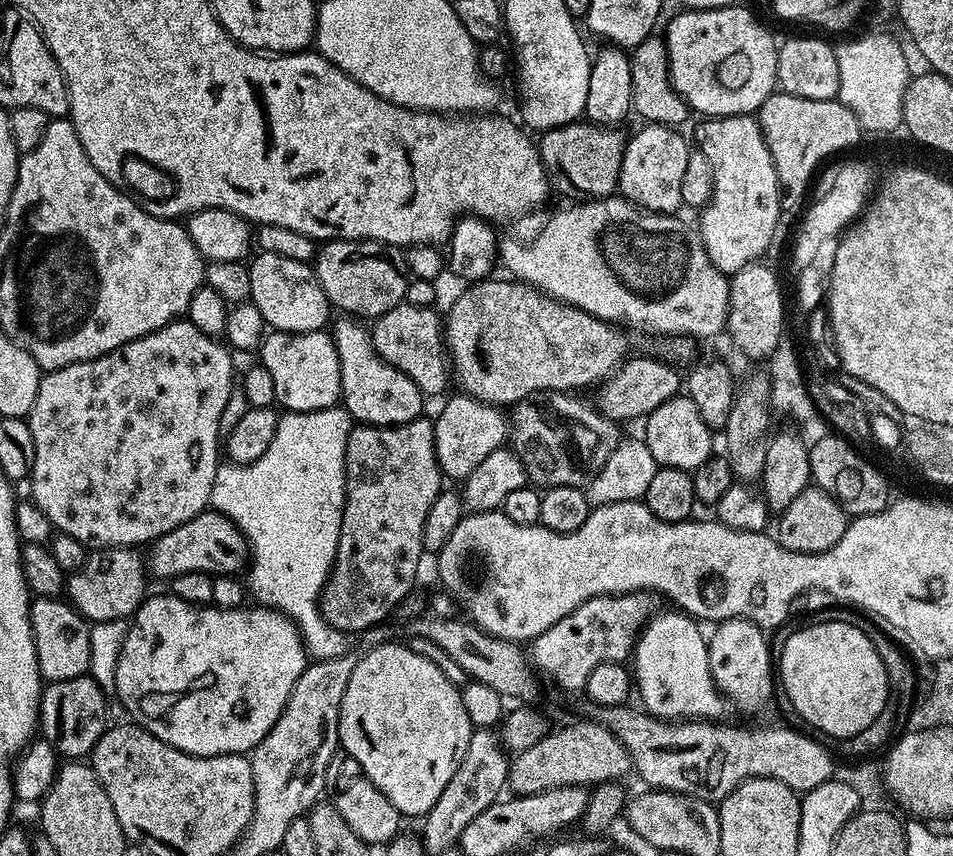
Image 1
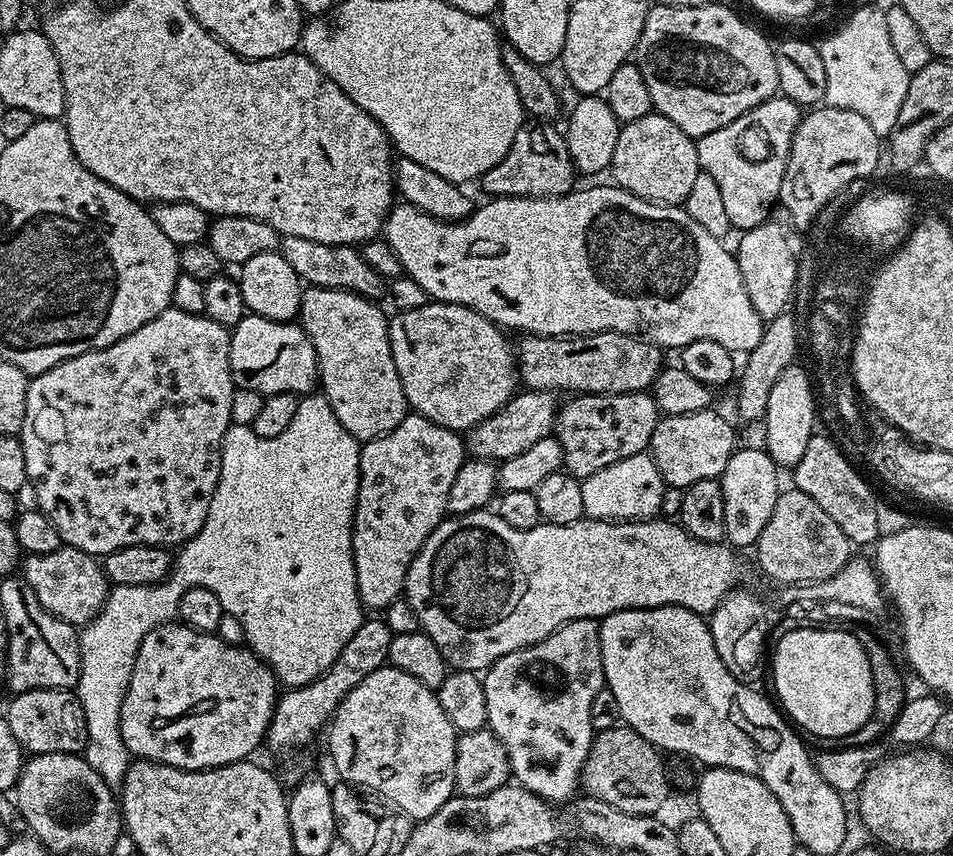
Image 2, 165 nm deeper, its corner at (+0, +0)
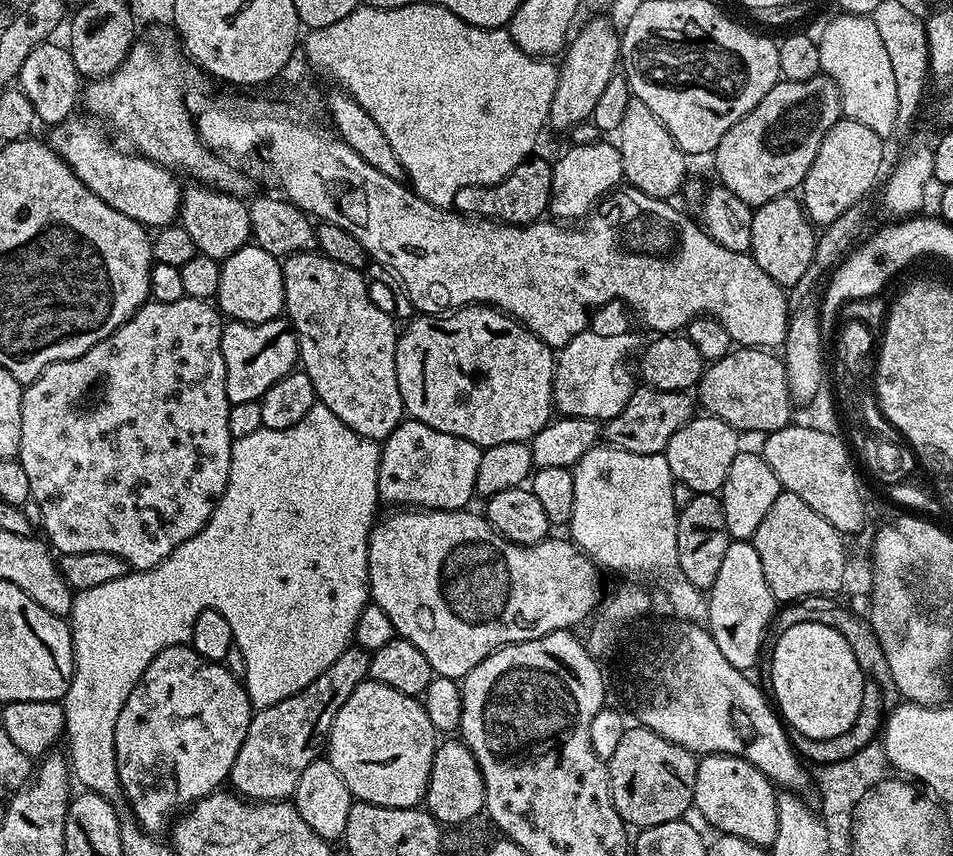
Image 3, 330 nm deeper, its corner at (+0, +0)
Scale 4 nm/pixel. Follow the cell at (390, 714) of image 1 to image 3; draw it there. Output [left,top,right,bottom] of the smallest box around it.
[326,678,437,808]

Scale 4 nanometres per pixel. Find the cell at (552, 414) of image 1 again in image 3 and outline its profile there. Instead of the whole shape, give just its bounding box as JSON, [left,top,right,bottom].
[602,386,694,454]

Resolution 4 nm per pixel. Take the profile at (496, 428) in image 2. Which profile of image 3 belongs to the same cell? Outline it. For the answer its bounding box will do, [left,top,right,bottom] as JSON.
[552,330,637,422]

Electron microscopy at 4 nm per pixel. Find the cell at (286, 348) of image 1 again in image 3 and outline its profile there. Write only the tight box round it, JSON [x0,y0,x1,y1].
[222,318,300,405]

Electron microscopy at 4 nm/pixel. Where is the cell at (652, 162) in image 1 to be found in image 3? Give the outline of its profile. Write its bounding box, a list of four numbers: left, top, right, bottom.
[618,98,689,201]

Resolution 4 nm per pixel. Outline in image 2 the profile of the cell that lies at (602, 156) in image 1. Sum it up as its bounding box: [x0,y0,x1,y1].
[478,122,578,197]

